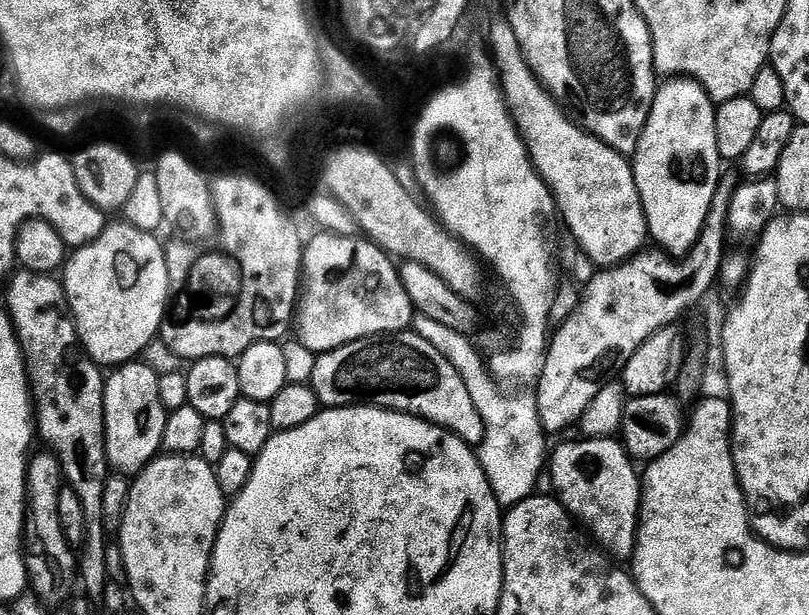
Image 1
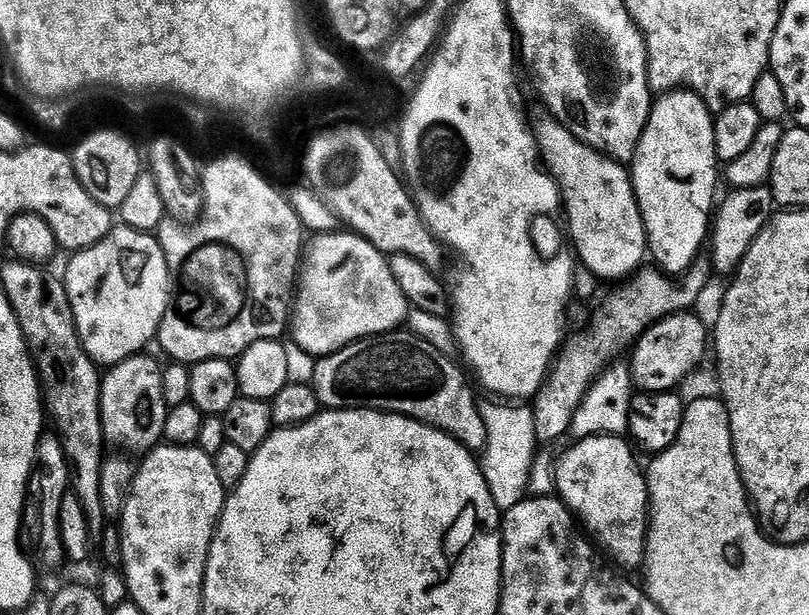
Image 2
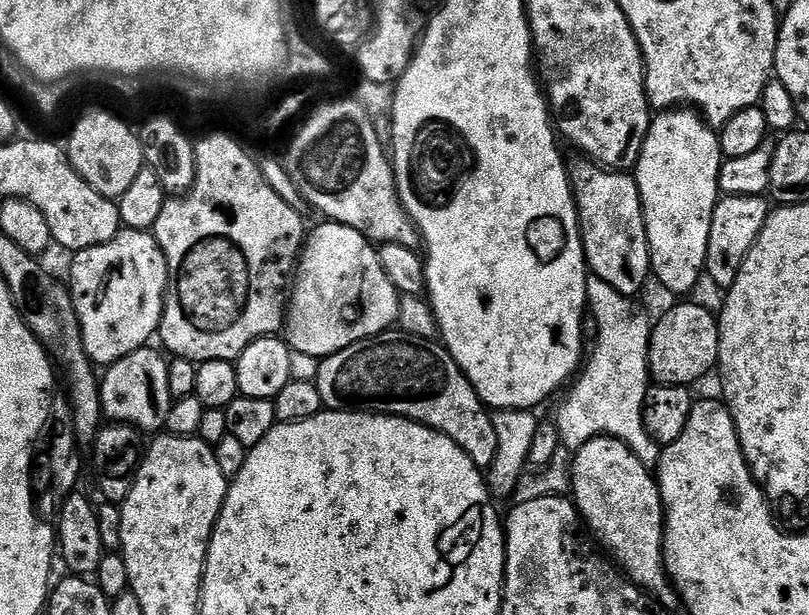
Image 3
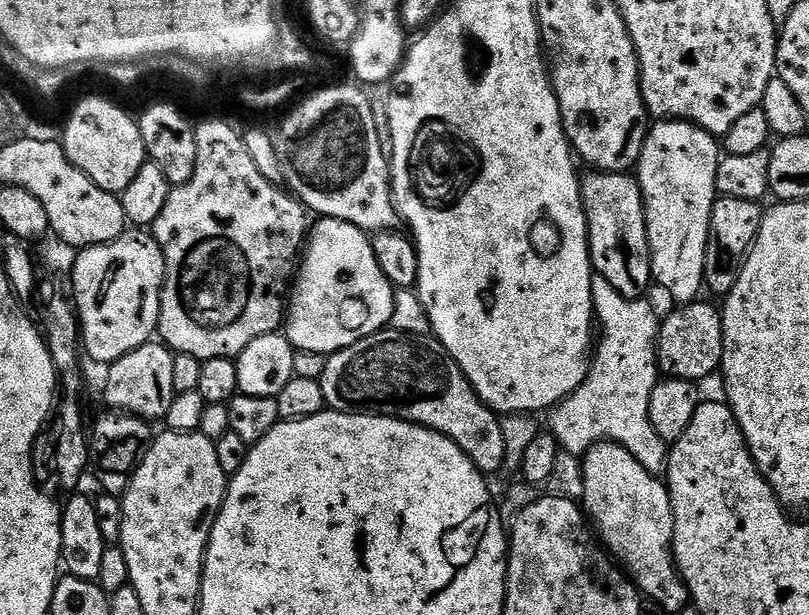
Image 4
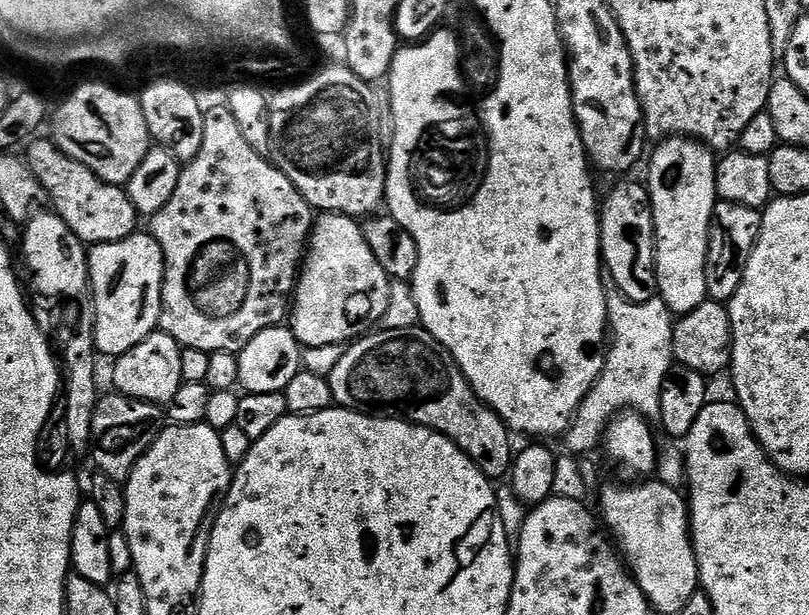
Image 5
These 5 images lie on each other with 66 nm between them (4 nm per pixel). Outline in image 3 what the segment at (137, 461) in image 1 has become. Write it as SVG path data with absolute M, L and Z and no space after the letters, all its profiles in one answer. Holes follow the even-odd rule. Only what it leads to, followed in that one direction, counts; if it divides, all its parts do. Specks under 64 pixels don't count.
M145 346L126 354L117 364L107 365L108 373L105 376L103 373L99 385L100 406L109 421L133 424L145 434L159 433L167 425L174 397L170 390L169 361L160 352Z

